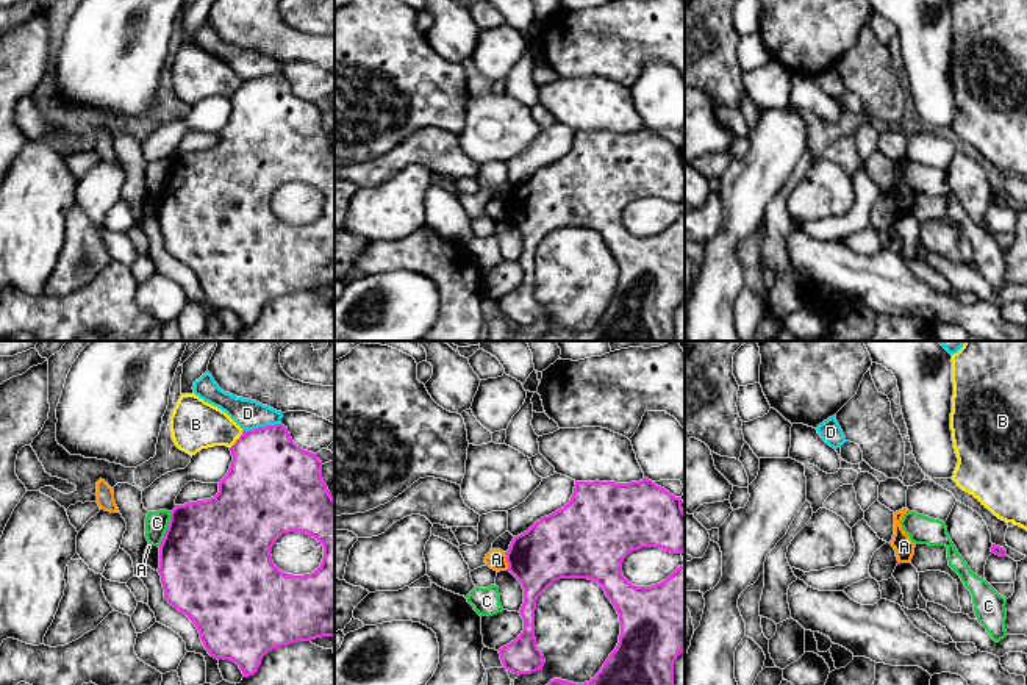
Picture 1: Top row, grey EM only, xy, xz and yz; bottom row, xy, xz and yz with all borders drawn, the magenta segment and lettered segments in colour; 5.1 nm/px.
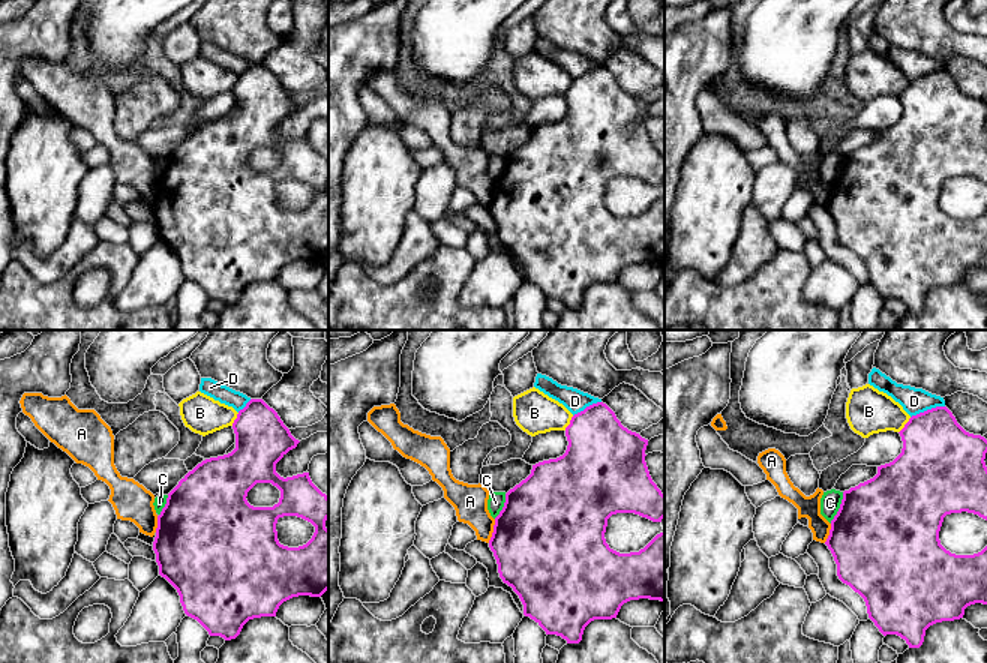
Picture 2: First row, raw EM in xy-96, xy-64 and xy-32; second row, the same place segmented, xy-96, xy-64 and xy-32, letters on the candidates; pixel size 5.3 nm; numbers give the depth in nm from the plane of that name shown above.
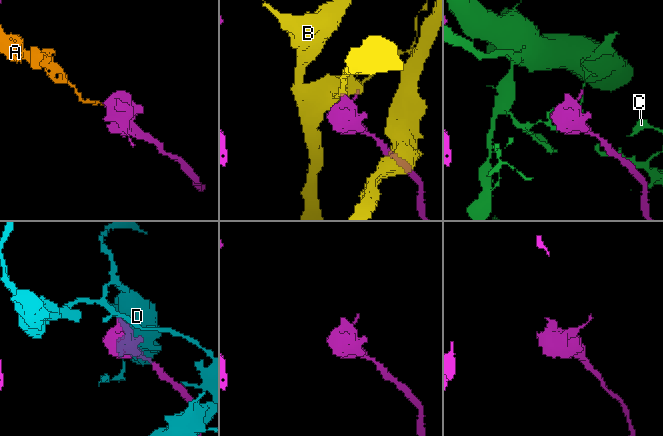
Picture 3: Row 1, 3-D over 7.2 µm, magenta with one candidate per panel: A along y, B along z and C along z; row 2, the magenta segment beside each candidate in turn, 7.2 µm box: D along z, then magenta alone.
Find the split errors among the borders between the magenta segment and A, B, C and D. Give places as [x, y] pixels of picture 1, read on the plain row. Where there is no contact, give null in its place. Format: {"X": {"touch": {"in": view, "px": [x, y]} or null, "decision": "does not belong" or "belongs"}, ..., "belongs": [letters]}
{"A": {"touch": {"in": "xz", "px": [507, 211]}, "decision": "does not belong"}, "B": {"touch": {"in": "xy", "px": [238, 89]}, "decision": "does not belong"}, "C": {"touch": {"in": "xy", "px": [168, 179]}, "decision": "does not belong"}, "D": {"touch": {"in": "xy", "px": [261, 77]}, "decision": "does not belong"}, "belongs": []}

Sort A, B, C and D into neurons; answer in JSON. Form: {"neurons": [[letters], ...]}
{"neurons": [["A"], ["B"], ["C"], ["D"]]}

